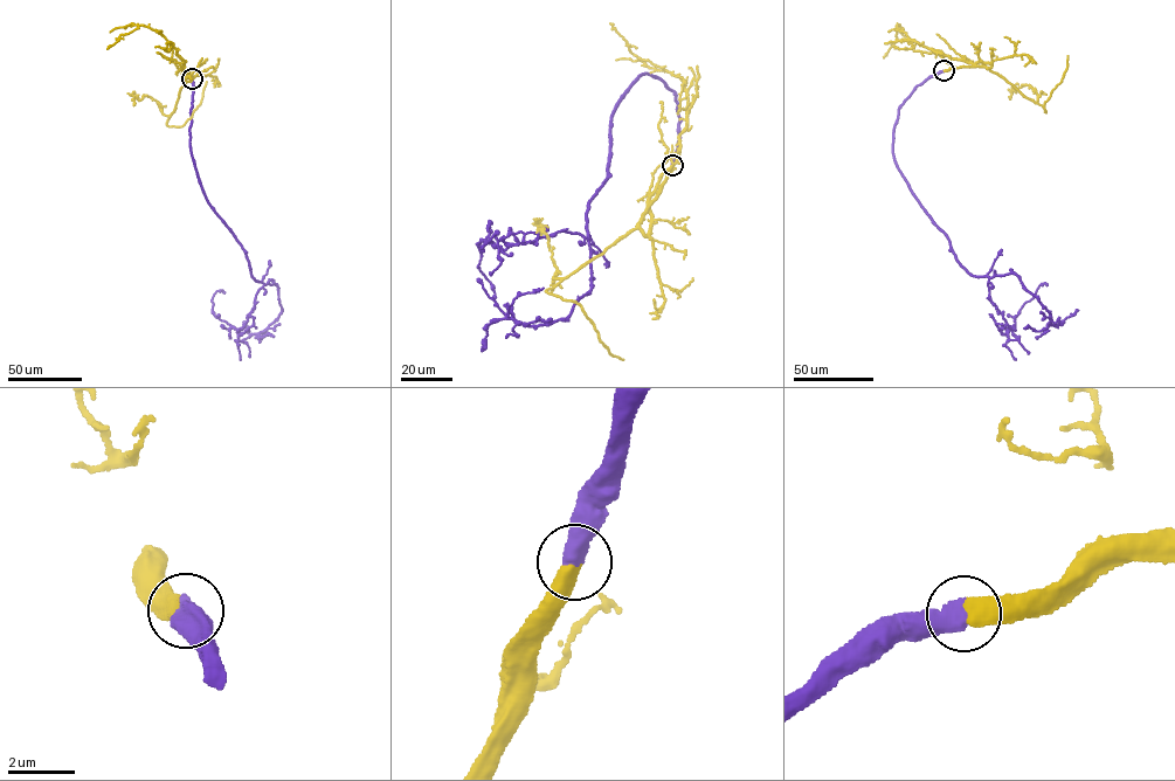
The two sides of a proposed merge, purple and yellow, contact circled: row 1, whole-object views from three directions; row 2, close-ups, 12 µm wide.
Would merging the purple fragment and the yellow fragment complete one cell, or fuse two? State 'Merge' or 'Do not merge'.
Merge

